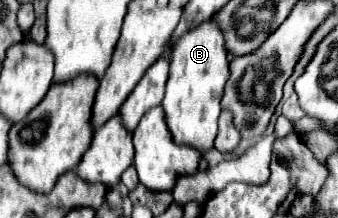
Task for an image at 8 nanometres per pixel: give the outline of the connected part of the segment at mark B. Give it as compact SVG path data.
M208 20L198 28L186 32L172 50L170 78L166 84L166 96L162 108L166 112L166 124L176 144L196 148L204 154L212 148L220 116L220 98L224 84L230 76L228 58L224 50L224 38L216 22Z

